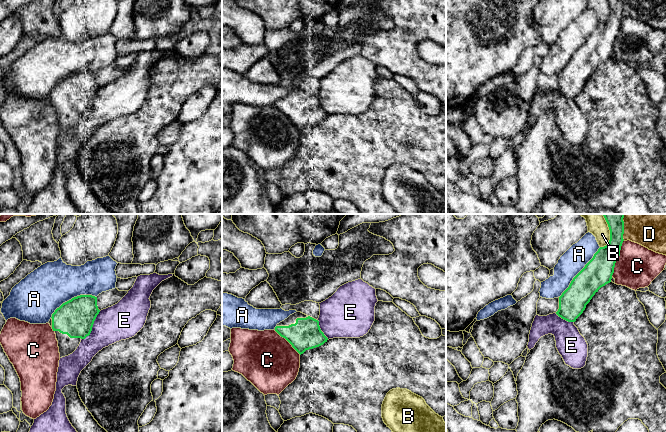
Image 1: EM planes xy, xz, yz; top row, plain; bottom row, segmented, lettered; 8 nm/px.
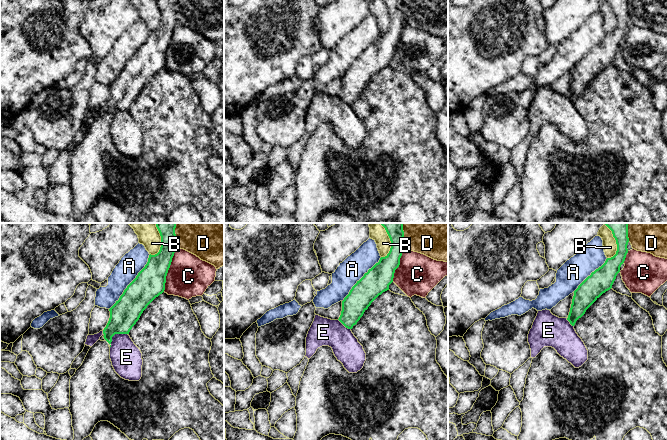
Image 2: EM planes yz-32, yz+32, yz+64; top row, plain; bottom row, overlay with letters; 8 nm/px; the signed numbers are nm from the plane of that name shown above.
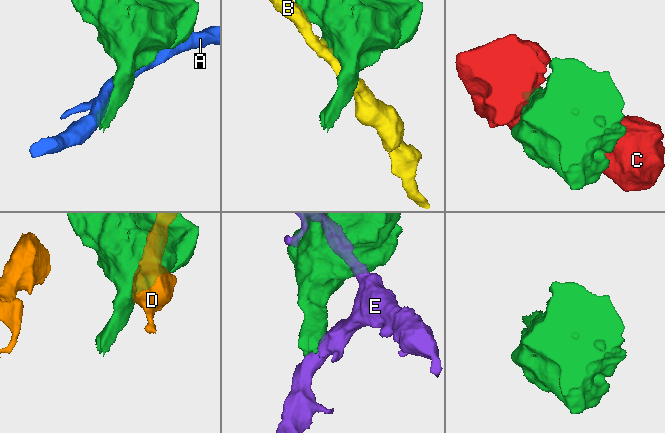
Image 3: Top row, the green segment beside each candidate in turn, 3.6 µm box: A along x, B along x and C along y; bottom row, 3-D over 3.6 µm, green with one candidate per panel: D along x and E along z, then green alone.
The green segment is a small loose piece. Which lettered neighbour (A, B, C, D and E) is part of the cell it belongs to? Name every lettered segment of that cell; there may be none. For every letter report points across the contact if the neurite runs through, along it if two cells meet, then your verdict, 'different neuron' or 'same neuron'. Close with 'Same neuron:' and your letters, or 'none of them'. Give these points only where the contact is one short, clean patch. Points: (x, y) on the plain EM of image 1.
A: different neuron
B: different neuron
C: different neuron
D: different neuron
E: different neuron
Same neuron: none of them

